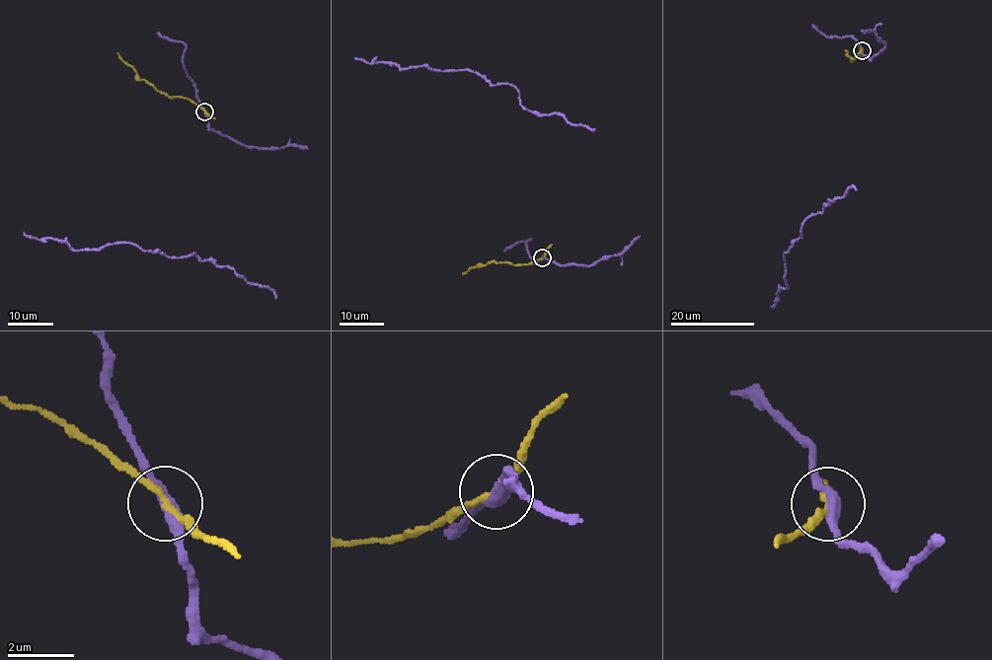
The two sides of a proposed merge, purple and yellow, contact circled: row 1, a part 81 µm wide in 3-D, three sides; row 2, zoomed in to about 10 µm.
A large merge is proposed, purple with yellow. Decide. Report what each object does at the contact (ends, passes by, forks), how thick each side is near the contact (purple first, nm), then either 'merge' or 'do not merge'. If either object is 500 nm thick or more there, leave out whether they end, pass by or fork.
purple passes by; yellow passes by; calibres 380 and 160 nm; do not merge

